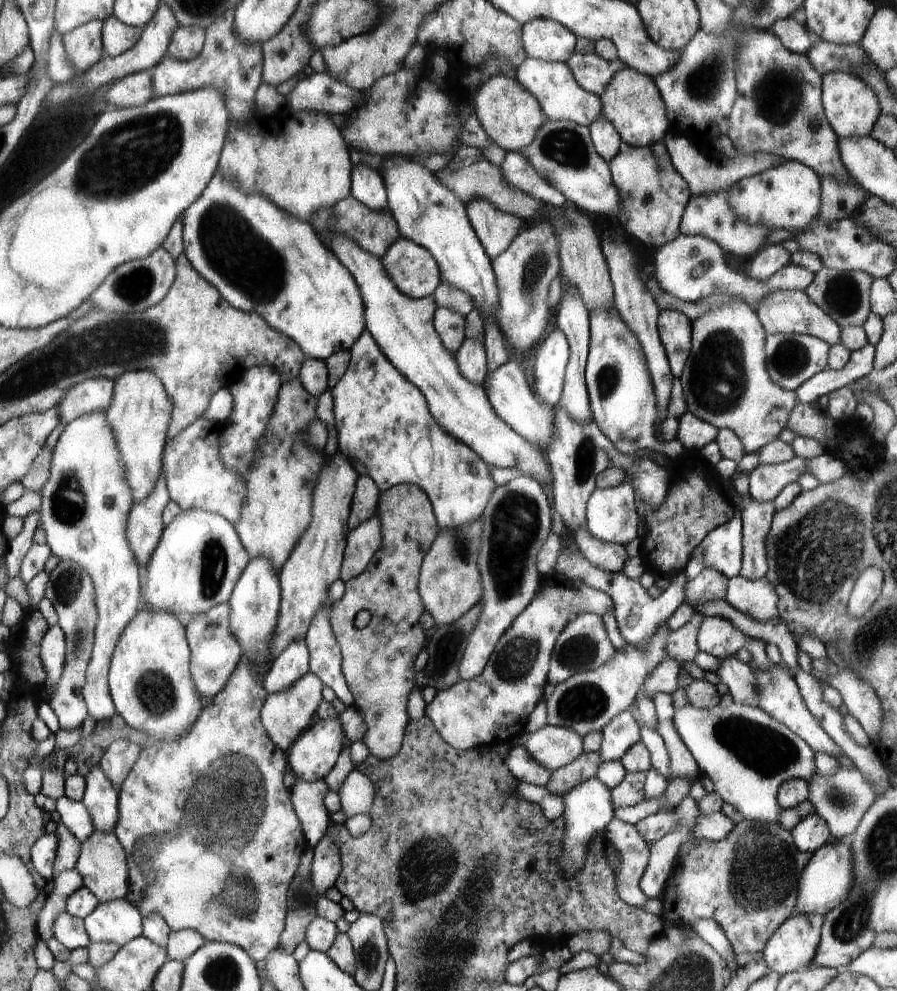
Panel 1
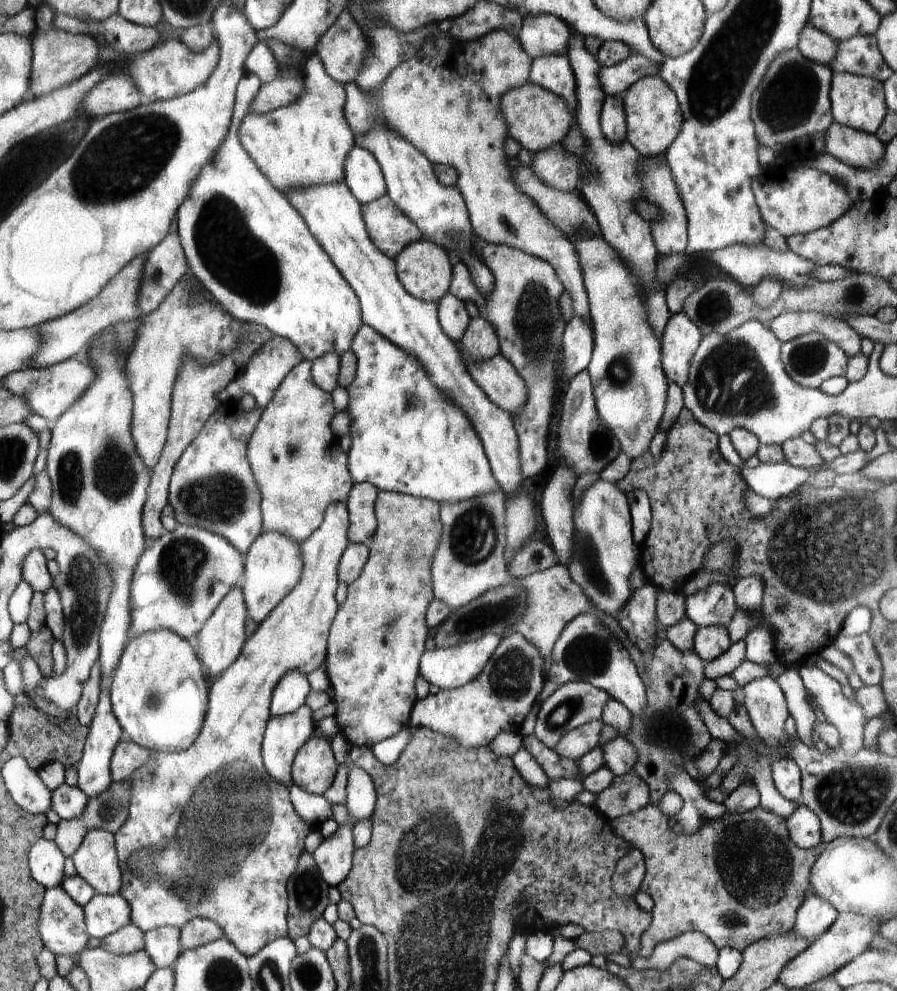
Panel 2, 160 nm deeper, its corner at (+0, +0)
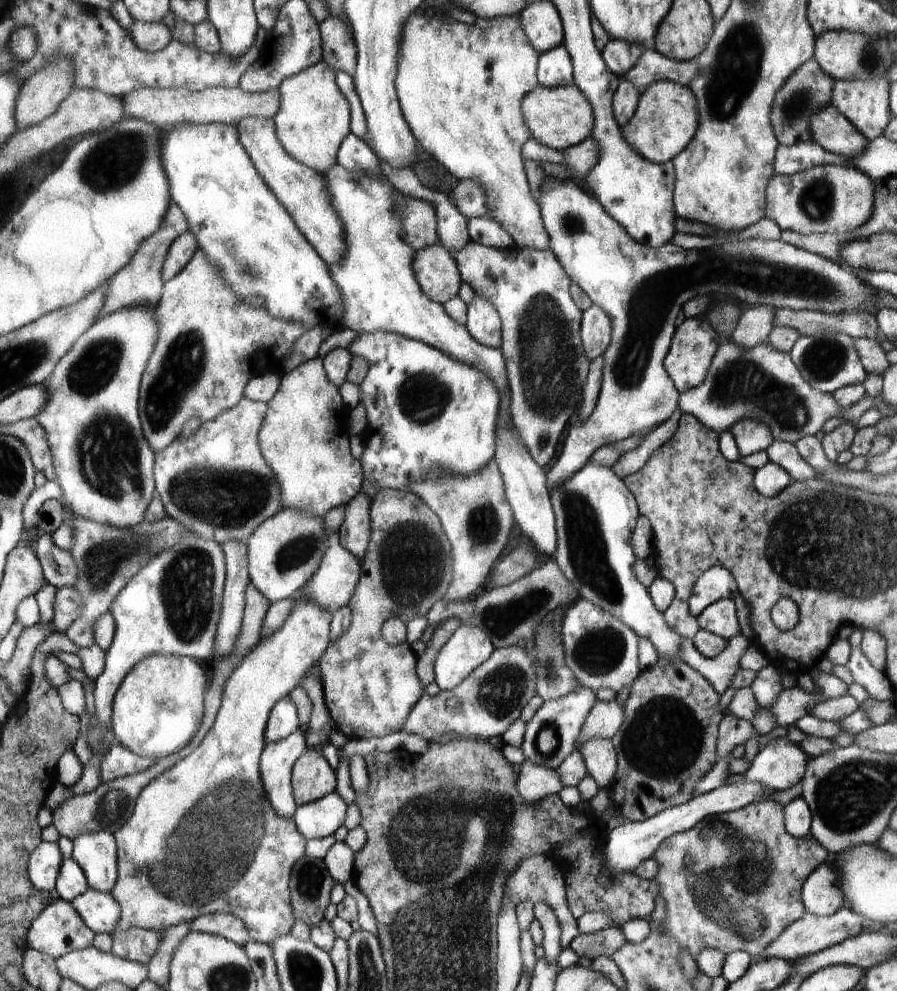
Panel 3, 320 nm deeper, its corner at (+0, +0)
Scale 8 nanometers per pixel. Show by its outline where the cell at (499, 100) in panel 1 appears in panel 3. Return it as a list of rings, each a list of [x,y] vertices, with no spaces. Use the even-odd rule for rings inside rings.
[[[575,84],[556,88],[538,86],[524,98],[521,109],[525,123],[532,130],[532,138],[548,148],[565,151],[593,136],[596,114],[593,113],[592,102]]]

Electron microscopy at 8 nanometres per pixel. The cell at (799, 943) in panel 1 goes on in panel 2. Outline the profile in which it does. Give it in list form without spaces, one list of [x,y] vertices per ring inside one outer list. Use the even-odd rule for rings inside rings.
[[[810,889],[806,900],[799,908],[792,931],[813,940],[831,928],[839,918],[839,913],[831,902],[816,893],[812,893]]]

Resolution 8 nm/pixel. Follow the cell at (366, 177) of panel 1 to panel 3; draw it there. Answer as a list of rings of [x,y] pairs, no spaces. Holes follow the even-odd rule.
[[[347,134],[343,144],[339,146],[338,162],[349,171],[365,173],[381,173],[379,161],[374,151],[356,135]]]

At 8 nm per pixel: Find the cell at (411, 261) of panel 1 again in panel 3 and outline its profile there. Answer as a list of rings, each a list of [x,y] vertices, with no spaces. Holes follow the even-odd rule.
[[[441,244],[417,251],[413,269],[417,281],[433,301],[443,304],[458,296],[463,283],[454,255]]]

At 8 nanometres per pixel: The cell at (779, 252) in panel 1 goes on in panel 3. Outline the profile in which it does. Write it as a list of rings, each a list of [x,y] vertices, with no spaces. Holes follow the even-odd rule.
[[[772,307],[748,308],[739,316],[729,336],[731,342],[747,349],[766,343],[773,327],[773,310]]]

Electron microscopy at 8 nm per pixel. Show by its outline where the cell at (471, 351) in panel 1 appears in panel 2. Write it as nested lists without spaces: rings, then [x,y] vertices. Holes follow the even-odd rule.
[[[480,314],[471,318],[464,336],[461,338],[460,349],[477,361],[495,357],[502,353],[496,326]]]

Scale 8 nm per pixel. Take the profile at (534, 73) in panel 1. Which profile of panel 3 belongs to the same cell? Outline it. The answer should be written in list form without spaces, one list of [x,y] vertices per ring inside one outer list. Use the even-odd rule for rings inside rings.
[[[562,44],[541,54],[538,62],[539,86],[556,88],[574,85],[574,62]]]

